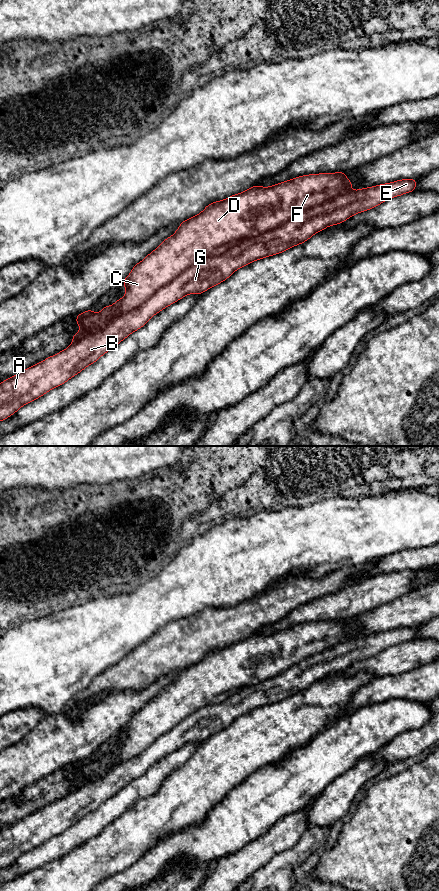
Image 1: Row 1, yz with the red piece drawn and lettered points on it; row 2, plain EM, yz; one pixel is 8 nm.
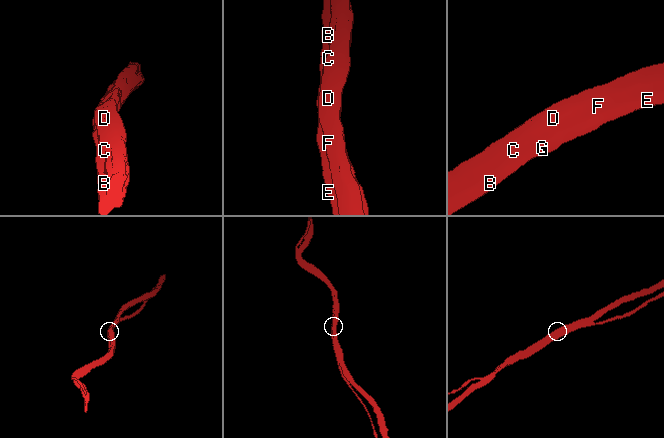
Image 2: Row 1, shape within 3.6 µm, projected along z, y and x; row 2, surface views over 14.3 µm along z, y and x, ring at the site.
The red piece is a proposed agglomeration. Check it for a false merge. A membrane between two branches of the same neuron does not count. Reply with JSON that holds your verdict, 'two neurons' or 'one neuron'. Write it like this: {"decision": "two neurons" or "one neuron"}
{"decision": "two neurons"}

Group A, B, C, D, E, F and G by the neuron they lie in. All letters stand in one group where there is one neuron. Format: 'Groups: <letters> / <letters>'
Groups: A B E G / C D F

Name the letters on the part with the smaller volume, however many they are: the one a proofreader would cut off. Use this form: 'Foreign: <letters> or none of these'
Foreign: A, B, E, G

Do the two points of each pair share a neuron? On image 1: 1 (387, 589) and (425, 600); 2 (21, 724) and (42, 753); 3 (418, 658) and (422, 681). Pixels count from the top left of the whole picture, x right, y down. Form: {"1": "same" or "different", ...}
{"1": "different", "2": "different", "3": "different"}

